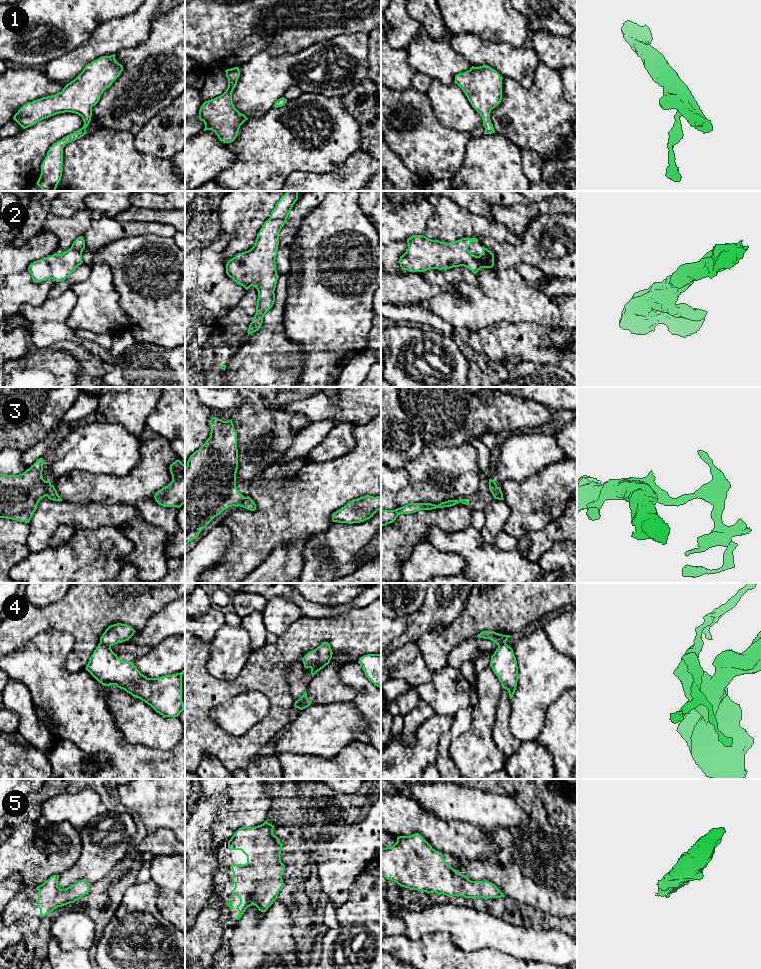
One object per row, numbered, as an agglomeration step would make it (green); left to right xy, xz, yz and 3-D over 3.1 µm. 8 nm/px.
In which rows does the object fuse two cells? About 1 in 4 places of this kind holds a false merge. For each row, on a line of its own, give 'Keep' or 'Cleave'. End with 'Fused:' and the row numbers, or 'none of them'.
1: Keep
2: Keep
3: Keep
4: Cleave
5: Keep
Fused: 4

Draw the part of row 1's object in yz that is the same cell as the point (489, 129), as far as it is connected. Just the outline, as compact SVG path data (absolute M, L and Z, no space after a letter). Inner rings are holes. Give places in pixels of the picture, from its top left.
M488 65L472 66L468 71L455 76L457 84L467 96L472 107L480 114L484 134L495 133L490 113L502 100L503 77Z

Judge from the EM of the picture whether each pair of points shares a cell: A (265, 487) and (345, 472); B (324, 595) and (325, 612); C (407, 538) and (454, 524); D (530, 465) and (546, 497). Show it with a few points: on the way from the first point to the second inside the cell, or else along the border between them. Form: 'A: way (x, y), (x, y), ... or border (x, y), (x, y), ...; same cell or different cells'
A: way (285, 487), (325, 487); same cell
B: border (303, 597), (308, 601), (326, 605), (348, 603); different cells
C: way (419, 526), (424, 521), (442, 521); same cell
D: border (555, 462), (521, 481), (511, 479); different cells

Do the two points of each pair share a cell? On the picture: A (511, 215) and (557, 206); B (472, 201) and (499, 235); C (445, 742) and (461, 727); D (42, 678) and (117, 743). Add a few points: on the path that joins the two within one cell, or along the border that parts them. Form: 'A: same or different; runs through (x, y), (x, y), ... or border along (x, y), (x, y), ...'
A: same; runs through (522, 215), (538, 207), (546, 207)
B: different; border along (472, 213), (494, 220)
C: same; runs through (448, 738), (457, 729)
D: same; runs through (61, 696), (98, 733)

